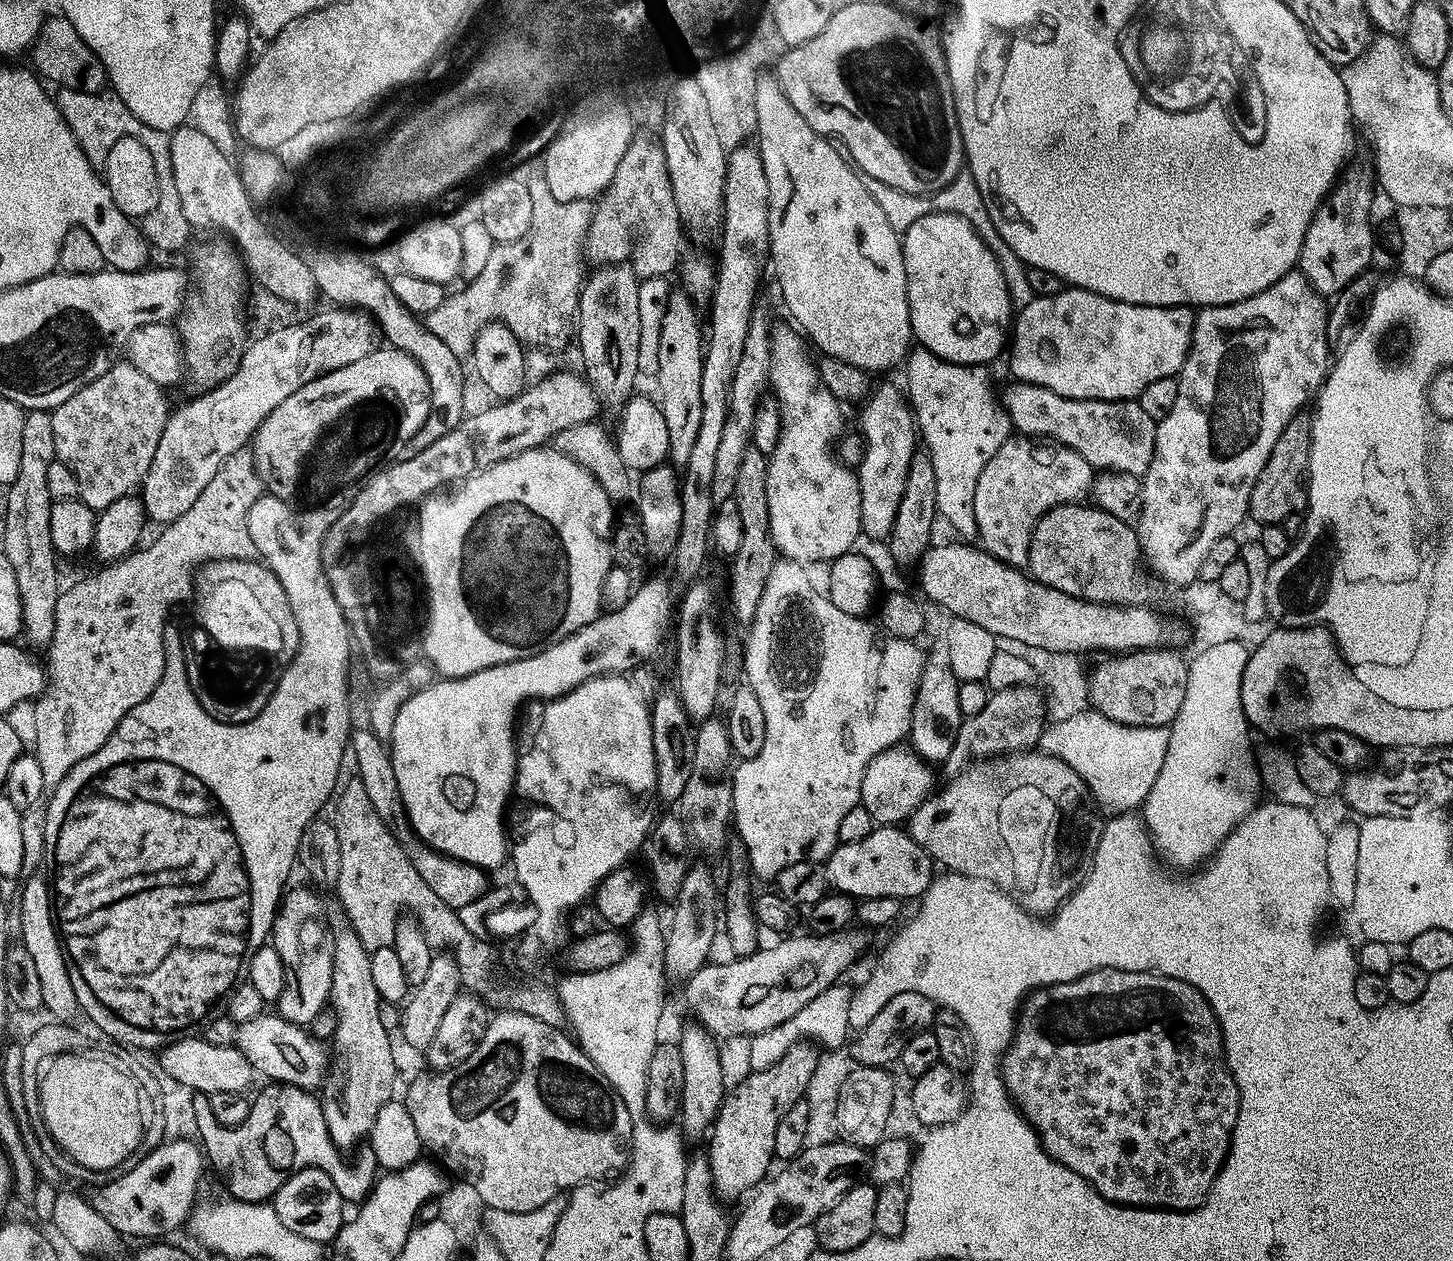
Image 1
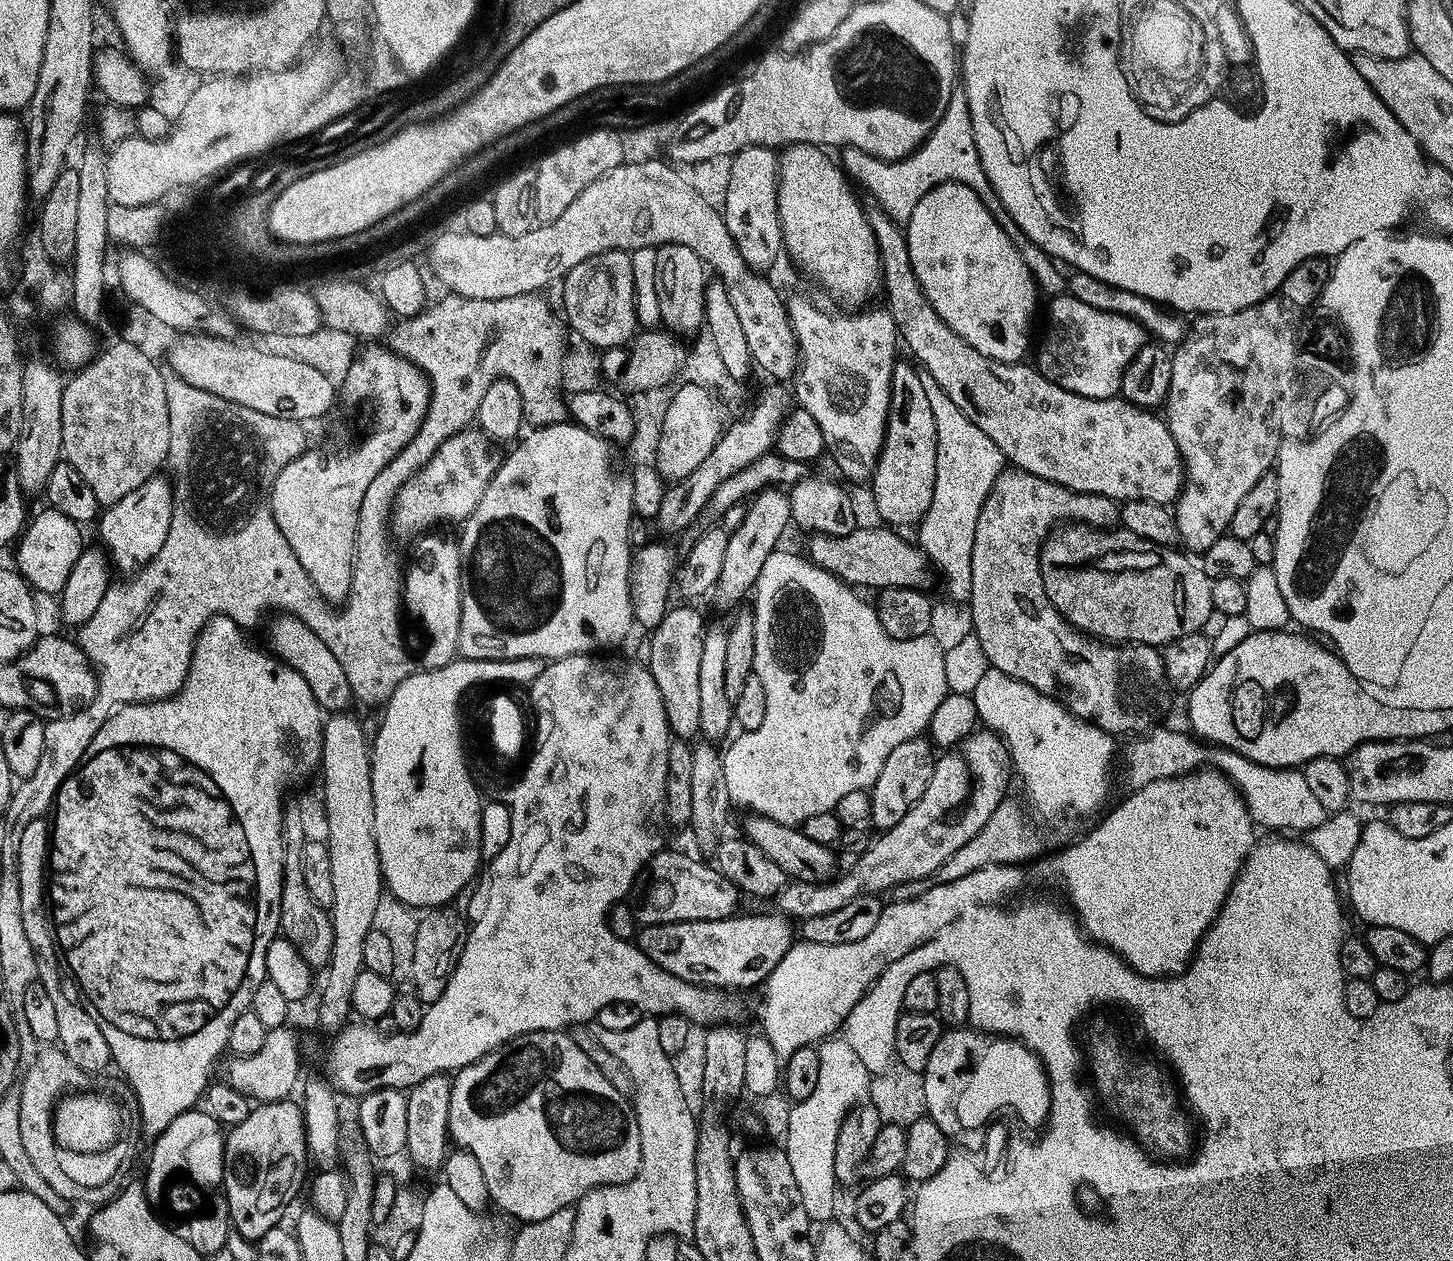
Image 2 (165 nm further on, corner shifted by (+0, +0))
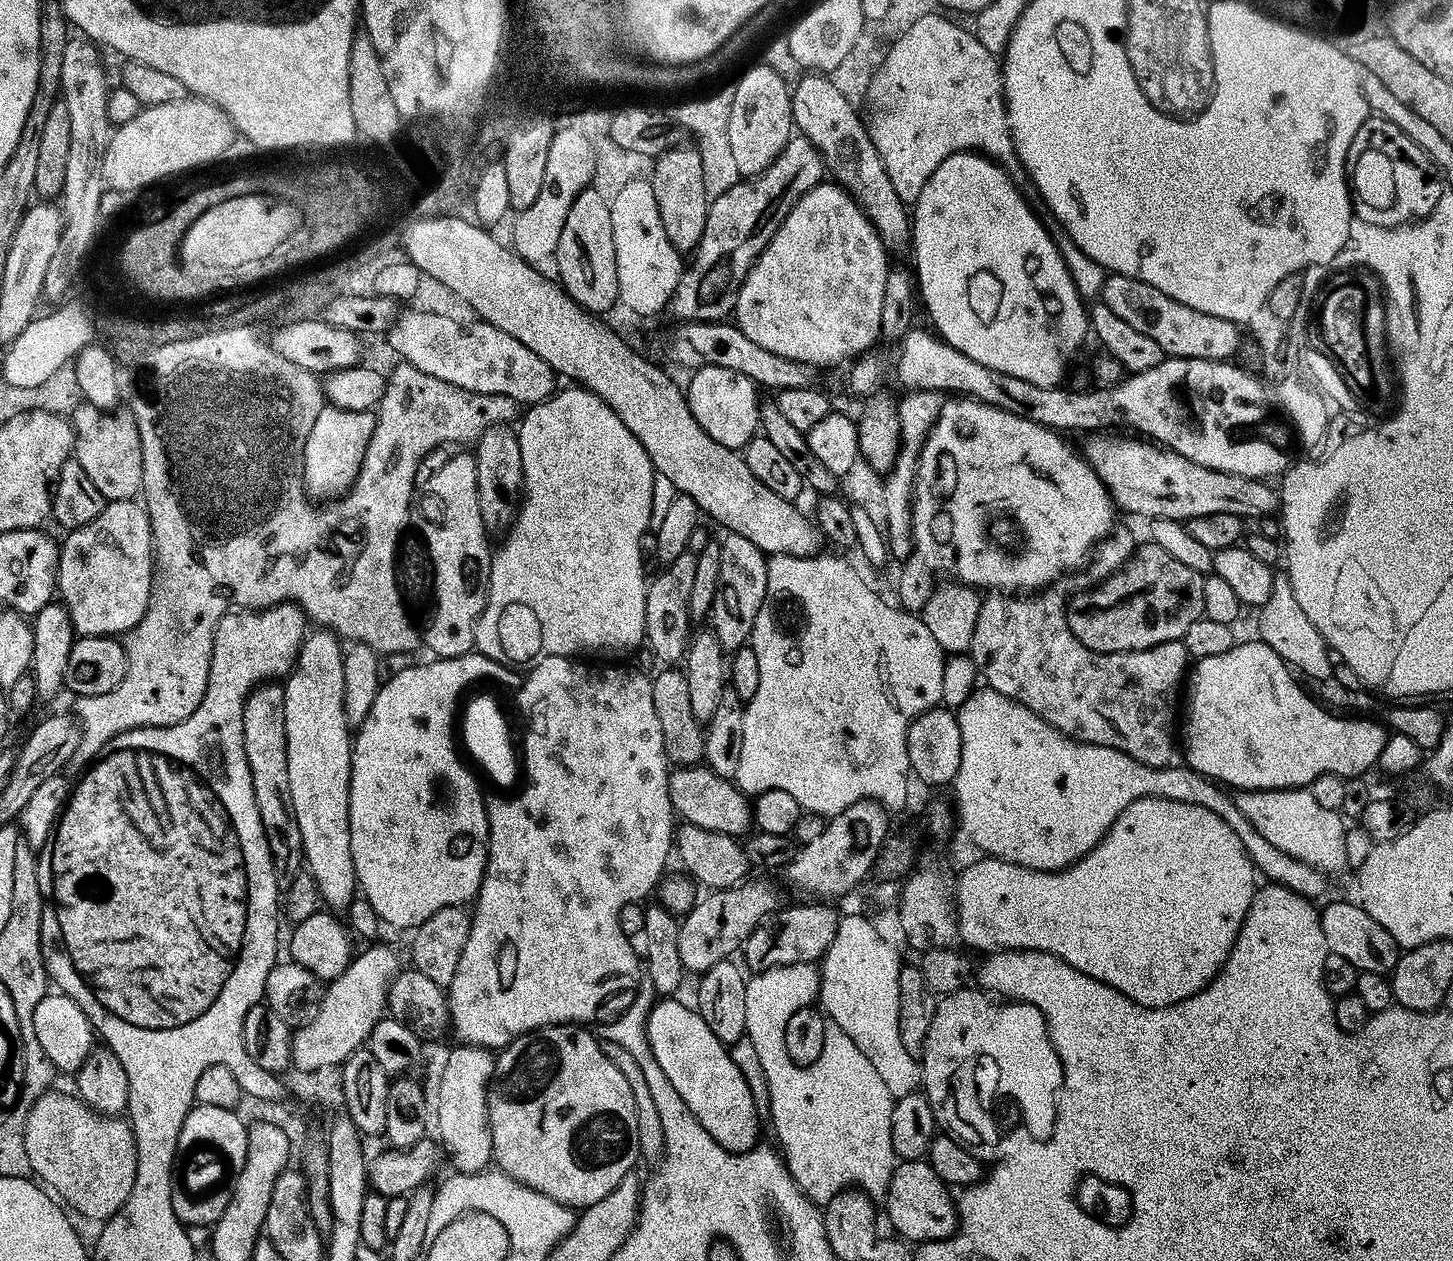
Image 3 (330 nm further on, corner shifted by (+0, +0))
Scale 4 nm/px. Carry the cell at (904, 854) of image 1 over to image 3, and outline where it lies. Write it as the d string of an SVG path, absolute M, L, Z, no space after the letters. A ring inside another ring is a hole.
M707 766L673 767L668 778L668 793L675 815L683 823L702 826L702 830L714 830L737 838L743 837L753 827L749 797L731 779L717 775Z

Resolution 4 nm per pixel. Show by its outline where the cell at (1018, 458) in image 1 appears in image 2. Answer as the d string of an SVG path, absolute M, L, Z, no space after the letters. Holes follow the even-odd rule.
M1012 466L996 477L986 502L980 507L978 526L974 530L974 554L970 558L972 631L978 642L982 642L982 650L986 650L989 665L1059 700L1075 714L1077 721L1097 724L1103 732L1111 732L1116 738L1120 738L1123 732L1147 733L1163 721L1160 719L1164 711L1171 706L1173 689L1164 673L1161 649L1150 644L1115 645L1101 642L1072 627L1050 602L1042 586L1040 545L1048 539L1053 529L1065 522L1115 529L1120 524L1120 510L1121 505L1117 501L1102 494L1075 492Z

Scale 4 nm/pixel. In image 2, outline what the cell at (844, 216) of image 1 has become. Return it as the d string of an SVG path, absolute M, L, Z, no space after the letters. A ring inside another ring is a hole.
M790 144L779 153L780 174L776 185L778 186L778 214L780 215L780 225L784 235L784 252L789 256L802 271L808 276L813 276L830 295L836 300L841 300L844 304L849 304L849 309L856 310L861 306L867 305L868 300L875 292L879 293L882 288L882 277L880 275L880 255L878 254L878 242L874 238L874 230L868 221L868 213L865 205L860 205L860 200L856 197L857 189L853 181L845 174L841 165L835 159L827 156L823 147L814 144Z

